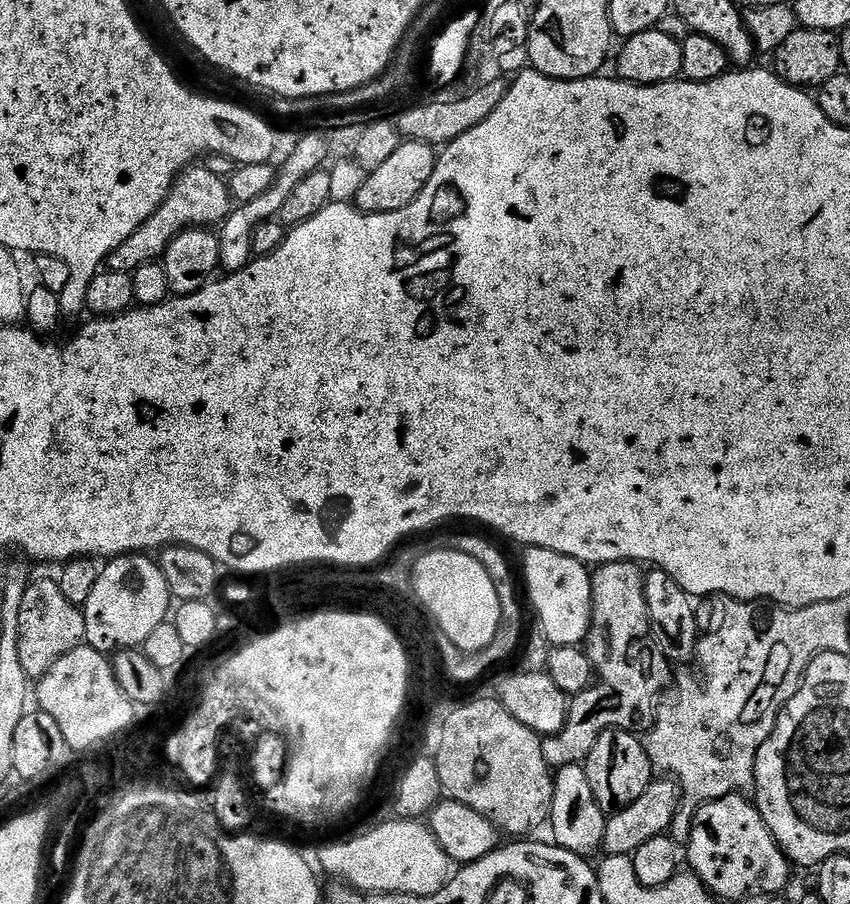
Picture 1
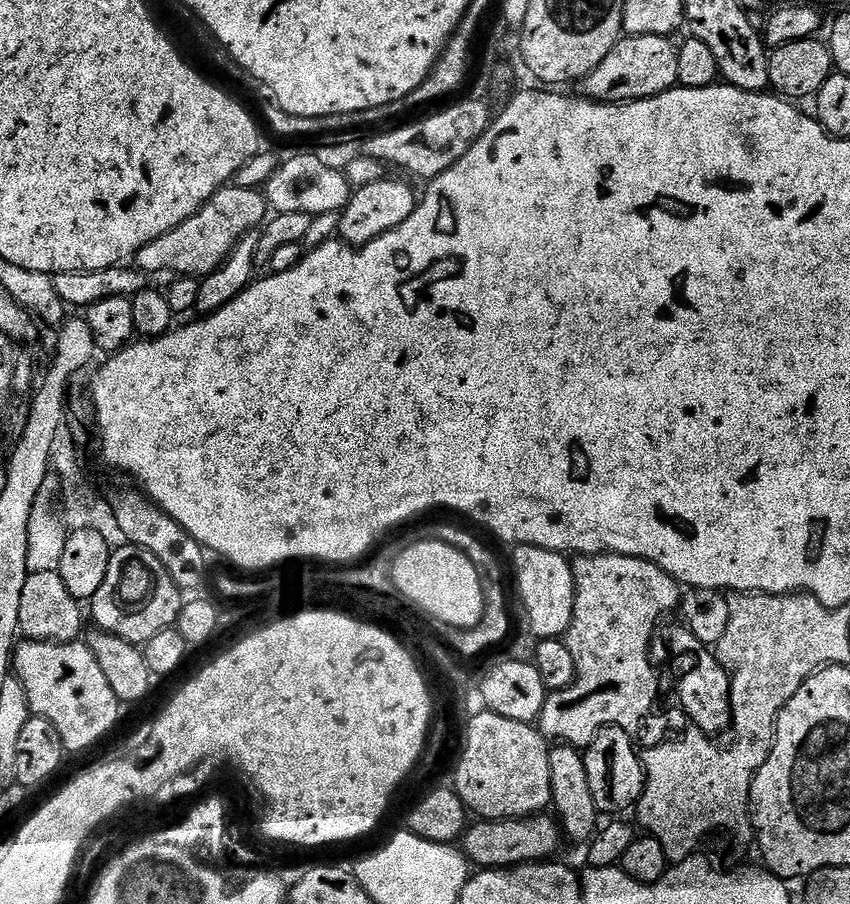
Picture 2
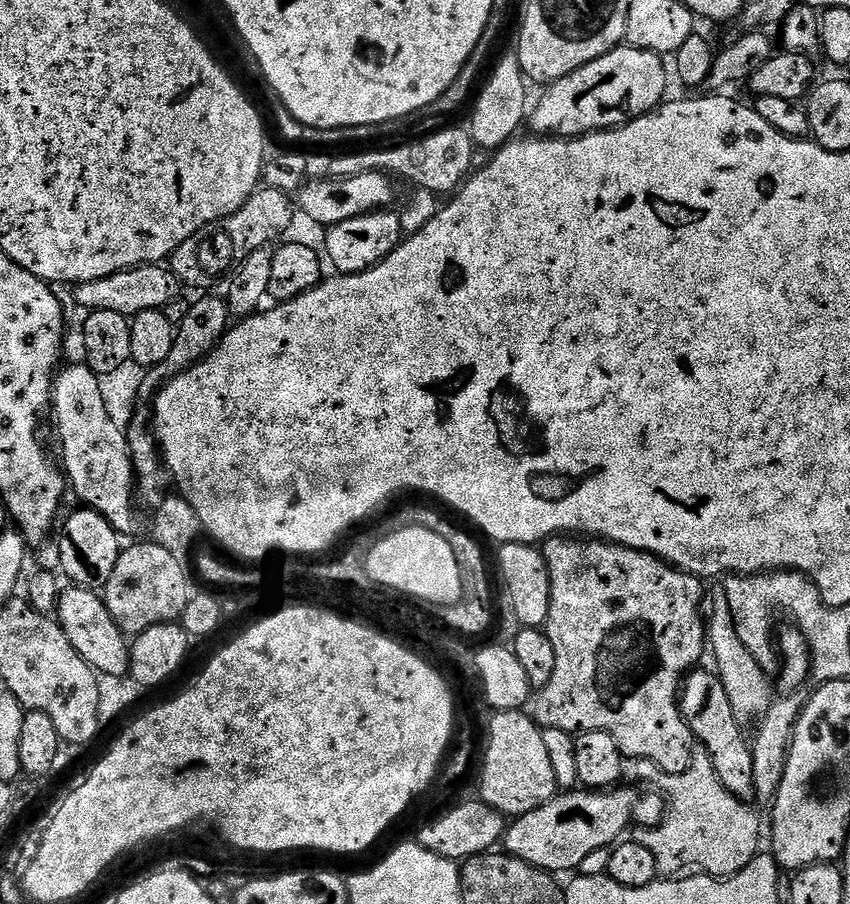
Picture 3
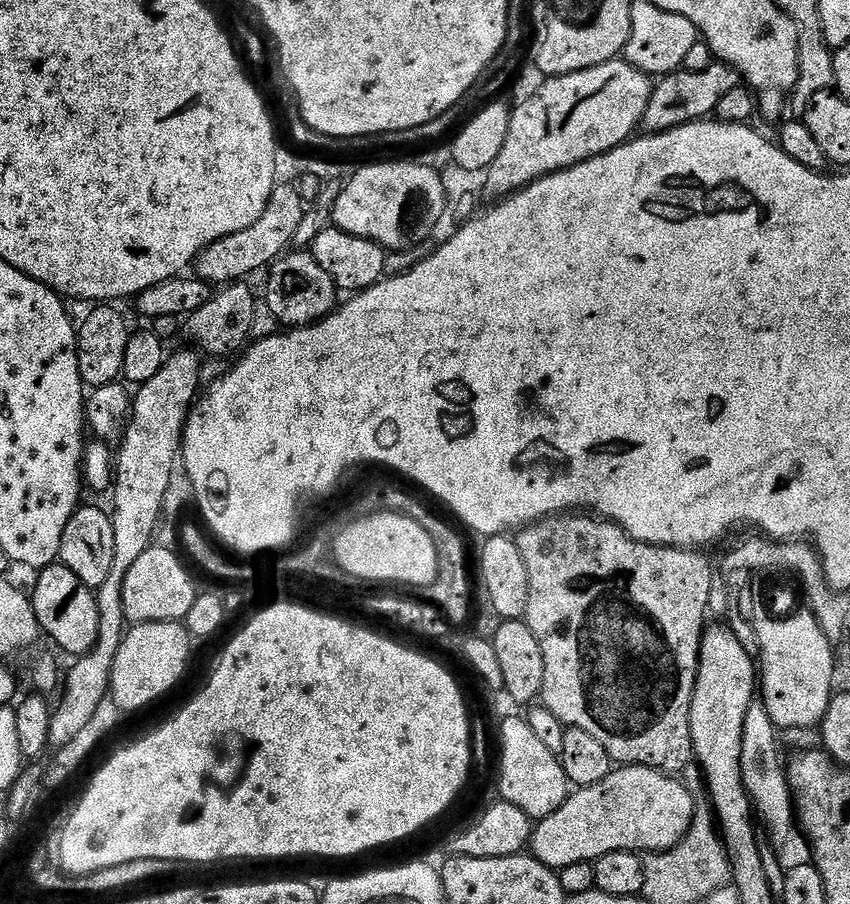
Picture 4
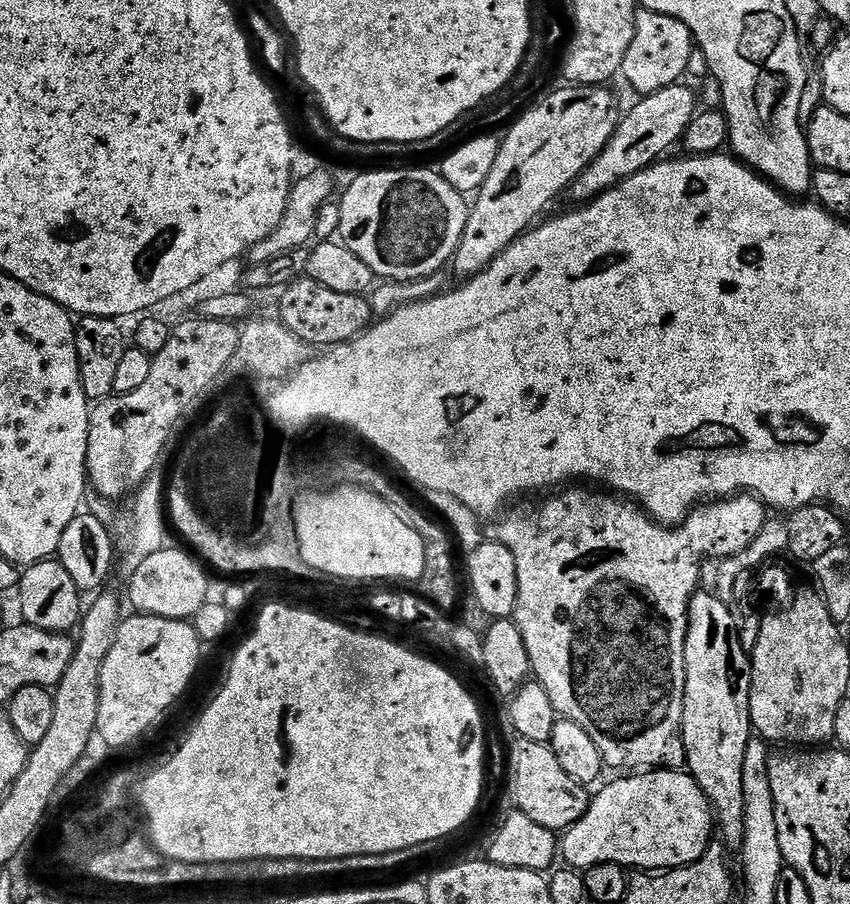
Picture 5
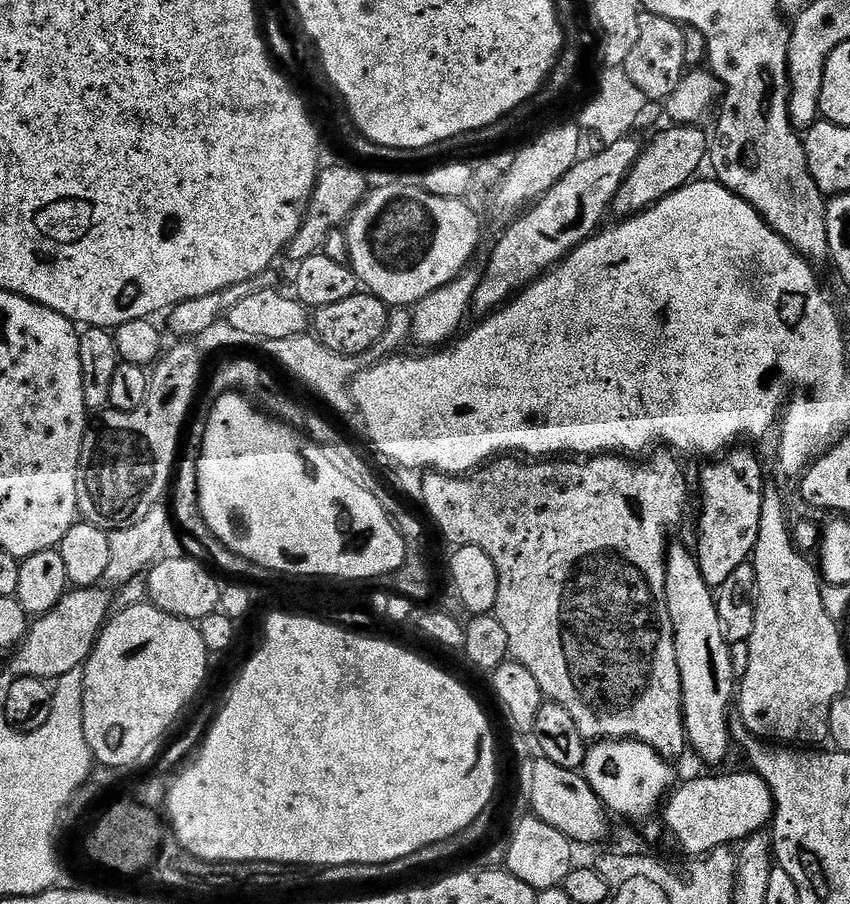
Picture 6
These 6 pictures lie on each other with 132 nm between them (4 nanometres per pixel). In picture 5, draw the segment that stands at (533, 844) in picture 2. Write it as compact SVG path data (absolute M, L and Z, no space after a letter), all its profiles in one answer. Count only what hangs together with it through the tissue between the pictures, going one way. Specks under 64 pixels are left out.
M644 770L639 774L624 774L621 776L624 777L621 780L614 781L613 784L606 785L597 796L595 793L591 797L586 814L582 814L582 818L578 818L578 822L574 822L574 826L570 826L563 833L558 844L558 852L567 867L587 870L599 864L620 864L625 870L633 870L632 868L638 868L634 870L667 870L670 868L685 868L686 865L698 862L707 854L714 840L714 813L712 805L708 803L706 794L691 774L684 770Z

